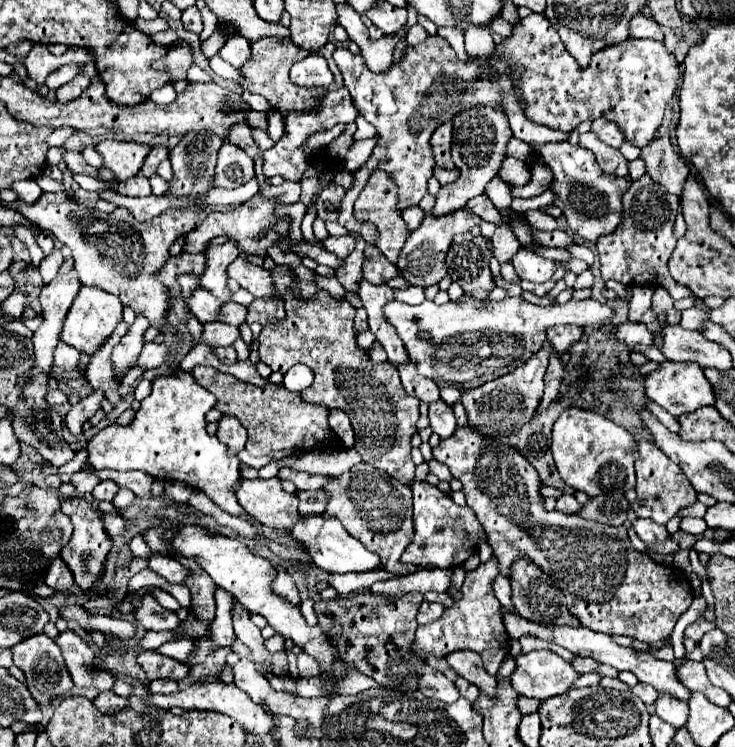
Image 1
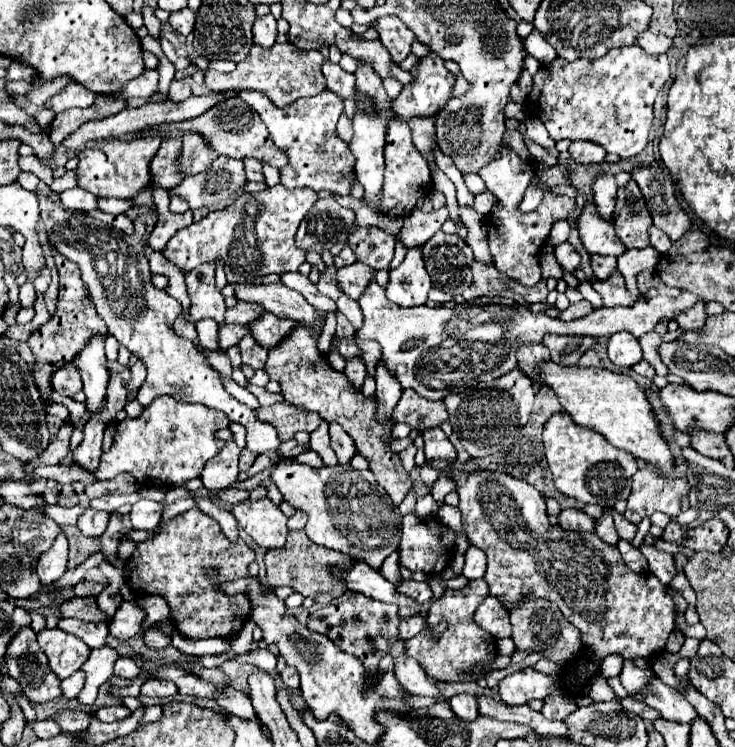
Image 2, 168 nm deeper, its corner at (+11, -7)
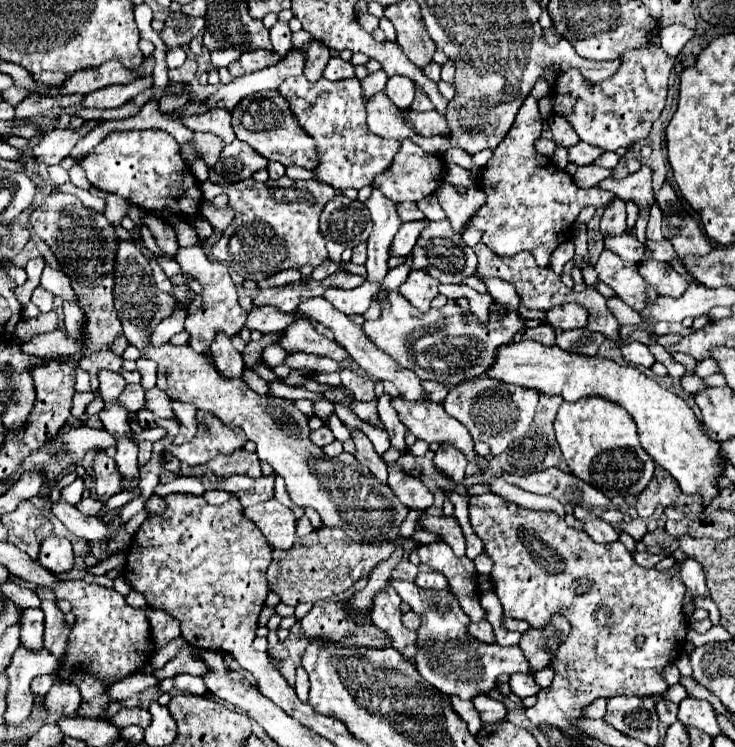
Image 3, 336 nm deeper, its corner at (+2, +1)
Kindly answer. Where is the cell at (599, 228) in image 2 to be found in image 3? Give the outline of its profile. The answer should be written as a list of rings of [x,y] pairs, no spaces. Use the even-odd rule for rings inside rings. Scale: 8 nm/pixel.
[[[619,234],[619,236],[607,236],[605,238],[605,248],[615,252],[617,256],[621,256],[623,260],[629,262],[641,262],[641,252],[643,252],[643,244],[635,238],[635,234]]]

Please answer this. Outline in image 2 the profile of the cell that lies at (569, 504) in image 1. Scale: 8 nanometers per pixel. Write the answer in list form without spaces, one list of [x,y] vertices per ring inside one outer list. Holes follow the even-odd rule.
[[[562,510],[558,516],[558,524],[564,530],[574,530],[574,532],[594,532],[594,518],[580,510]]]

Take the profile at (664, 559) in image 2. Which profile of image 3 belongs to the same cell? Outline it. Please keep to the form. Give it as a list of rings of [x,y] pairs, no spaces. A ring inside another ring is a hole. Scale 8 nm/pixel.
[[[685,558],[685,560],[679,560],[679,566],[681,566],[679,576],[681,576],[683,584],[691,590],[693,598],[695,596],[709,596],[701,564],[697,560],[693,560],[693,558]]]

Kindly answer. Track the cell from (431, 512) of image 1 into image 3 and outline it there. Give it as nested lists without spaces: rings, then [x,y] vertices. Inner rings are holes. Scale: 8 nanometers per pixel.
[[[445,542],[421,544],[417,554],[423,564],[435,568],[449,580],[451,592],[457,594],[461,608],[465,608],[465,614],[471,618],[471,622],[479,622],[485,618],[485,610],[481,608],[477,594],[475,564],[467,556],[457,558],[451,546]]]

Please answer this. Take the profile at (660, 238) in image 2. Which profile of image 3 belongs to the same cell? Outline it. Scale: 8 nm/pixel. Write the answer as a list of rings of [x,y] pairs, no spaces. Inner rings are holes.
[[[655,204],[655,206],[651,208],[651,216],[649,216],[649,224],[647,224],[647,240],[651,240],[651,242],[661,242],[661,240],[663,240],[661,220],[663,220],[661,208]]]

